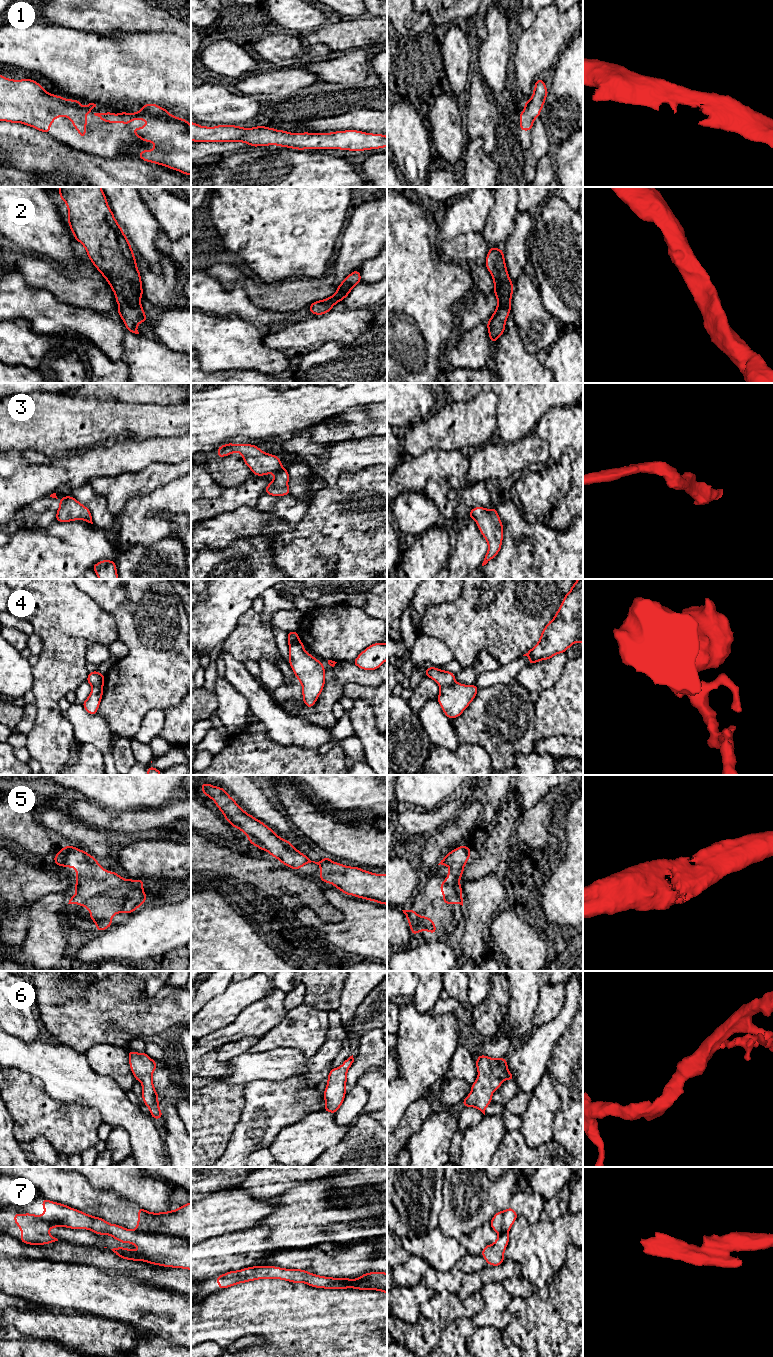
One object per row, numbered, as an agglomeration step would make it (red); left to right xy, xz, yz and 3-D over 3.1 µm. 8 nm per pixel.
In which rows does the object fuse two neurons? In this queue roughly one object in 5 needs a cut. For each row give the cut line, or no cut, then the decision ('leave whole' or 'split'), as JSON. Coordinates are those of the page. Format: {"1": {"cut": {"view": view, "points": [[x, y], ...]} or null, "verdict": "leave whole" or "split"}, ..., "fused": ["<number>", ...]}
{"1": {"cut": null, "verdict": "leave whole"}, "2": {"cut": null, "verdict": "leave whole"}, "3": {"cut": null, "verdict": "leave whole"}, "4": {"cut": {"view": "yz", "points": [[454, 681], [440, 688]]}, "verdict": "split"}, "5": {"cut": null, "verdict": "leave whole"}, "6": {"cut": null, "verdict": "leave whole"}, "7": {"cut": {"view": "xy", "points": [[136, 1230], [170, 1234], [190, 1239]]}, "verdict": "split"}, "fused": ["4", "7"]}

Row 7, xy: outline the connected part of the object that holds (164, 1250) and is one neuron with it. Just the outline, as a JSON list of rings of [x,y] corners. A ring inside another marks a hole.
[[[46,1198],[42,1200],[42,1207],[46,1211],[42,1215],[14,1213],[14,1222],[22,1231],[21,1242],[45,1245],[58,1241],[47,1232],[54,1227],[87,1229],[98,1235],[109,1235],[121,1243],[131,1243],[141,1249],[140,1252],[122,1247],[111,1249],[122,1259],[191,1270],[191,1245],[188,1238],[130,1230]]]

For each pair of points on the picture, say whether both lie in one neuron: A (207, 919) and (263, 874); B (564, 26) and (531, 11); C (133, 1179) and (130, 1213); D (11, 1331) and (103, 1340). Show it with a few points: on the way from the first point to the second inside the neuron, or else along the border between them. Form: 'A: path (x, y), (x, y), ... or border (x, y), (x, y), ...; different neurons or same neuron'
A: border (207, 889), (216, 891), (244, 918); different neurons
B: border (540, 10), (534, 22), (524, 30); different neurons
C: border (115, 1195), (135, 1202), (152, 1212); different neurons
D: border (10, 1324), (20, 1333), (32, 1335), (36, 1339); different neurons

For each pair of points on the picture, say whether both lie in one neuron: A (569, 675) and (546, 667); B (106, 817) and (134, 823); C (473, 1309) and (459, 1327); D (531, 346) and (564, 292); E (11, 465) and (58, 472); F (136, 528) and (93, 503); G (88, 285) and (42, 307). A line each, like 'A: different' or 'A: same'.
A: different
B: same
C: different
D: different
E: different
F: different
G: different

